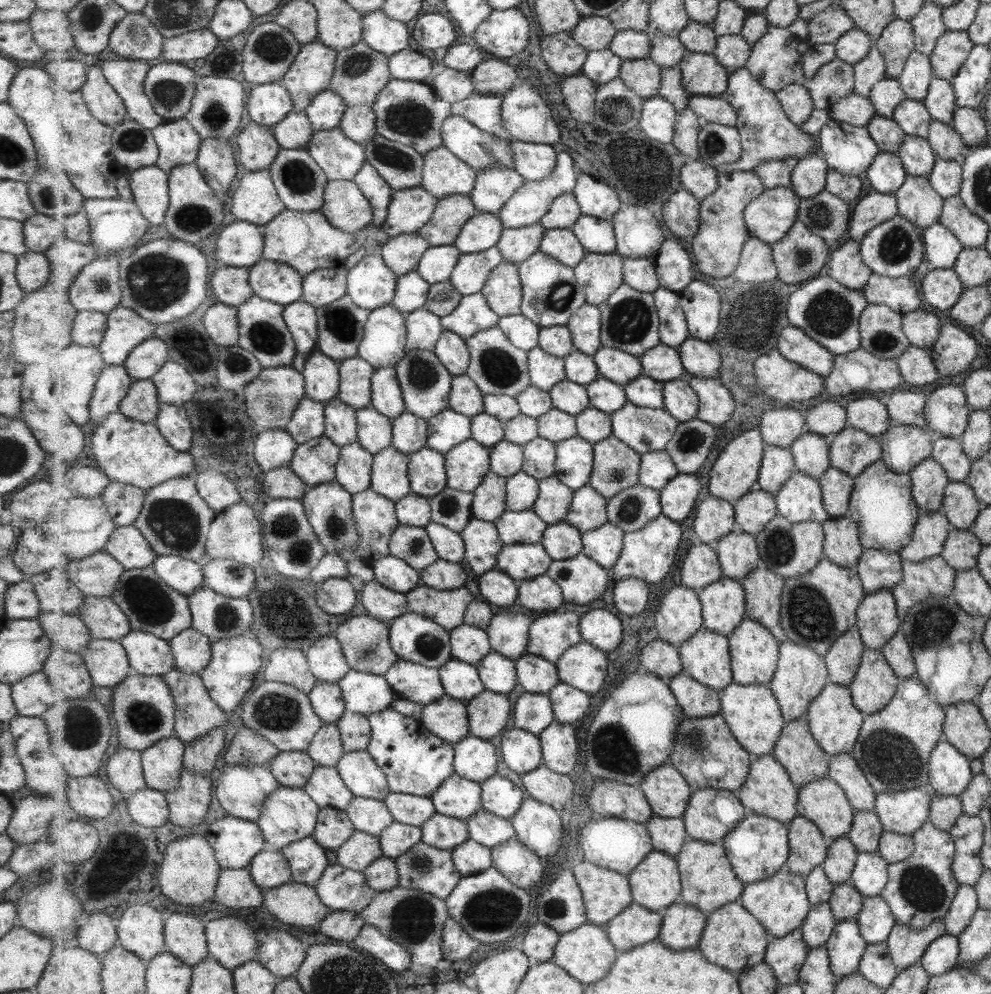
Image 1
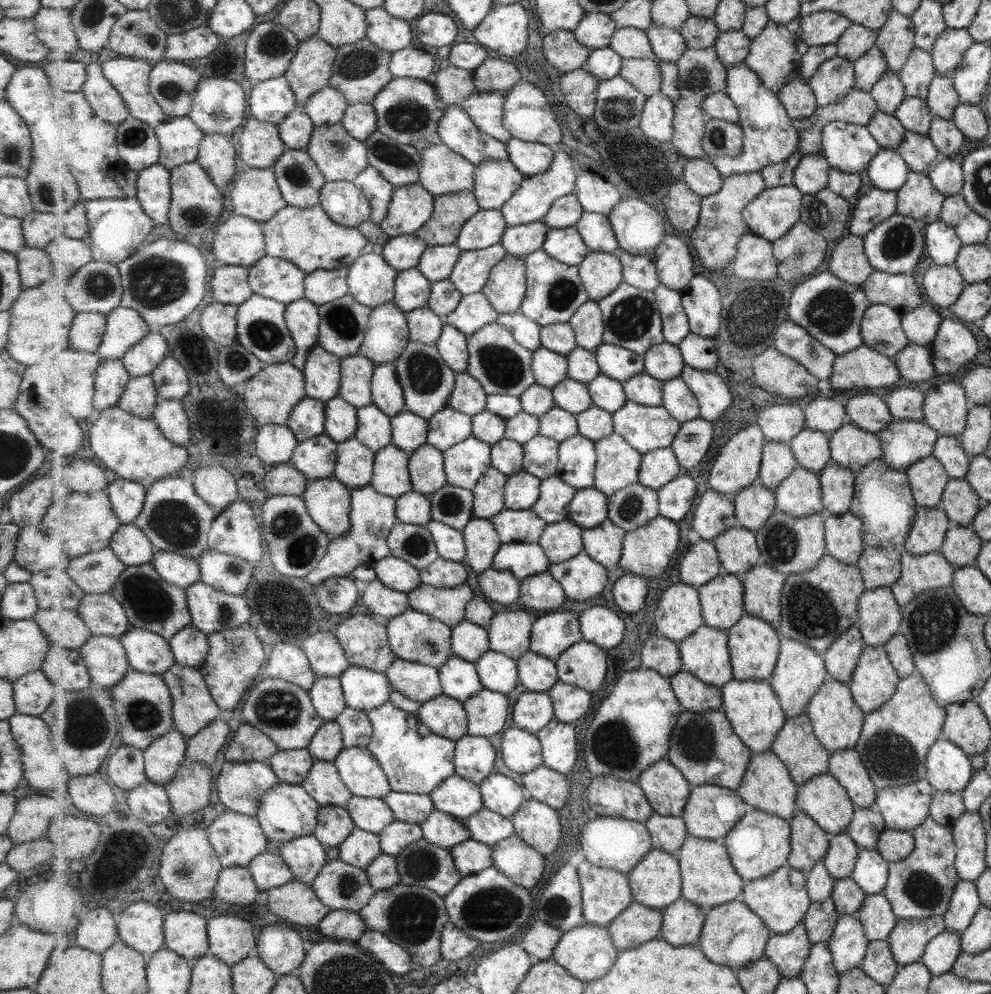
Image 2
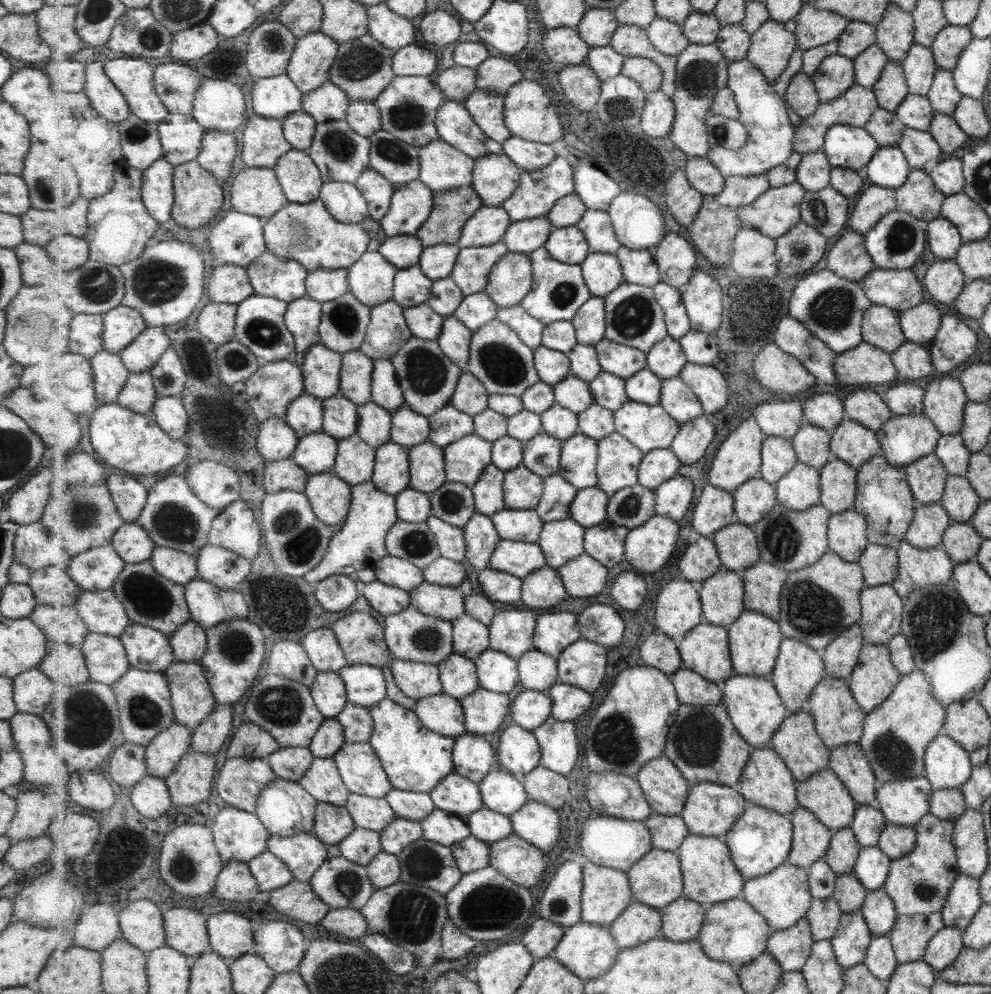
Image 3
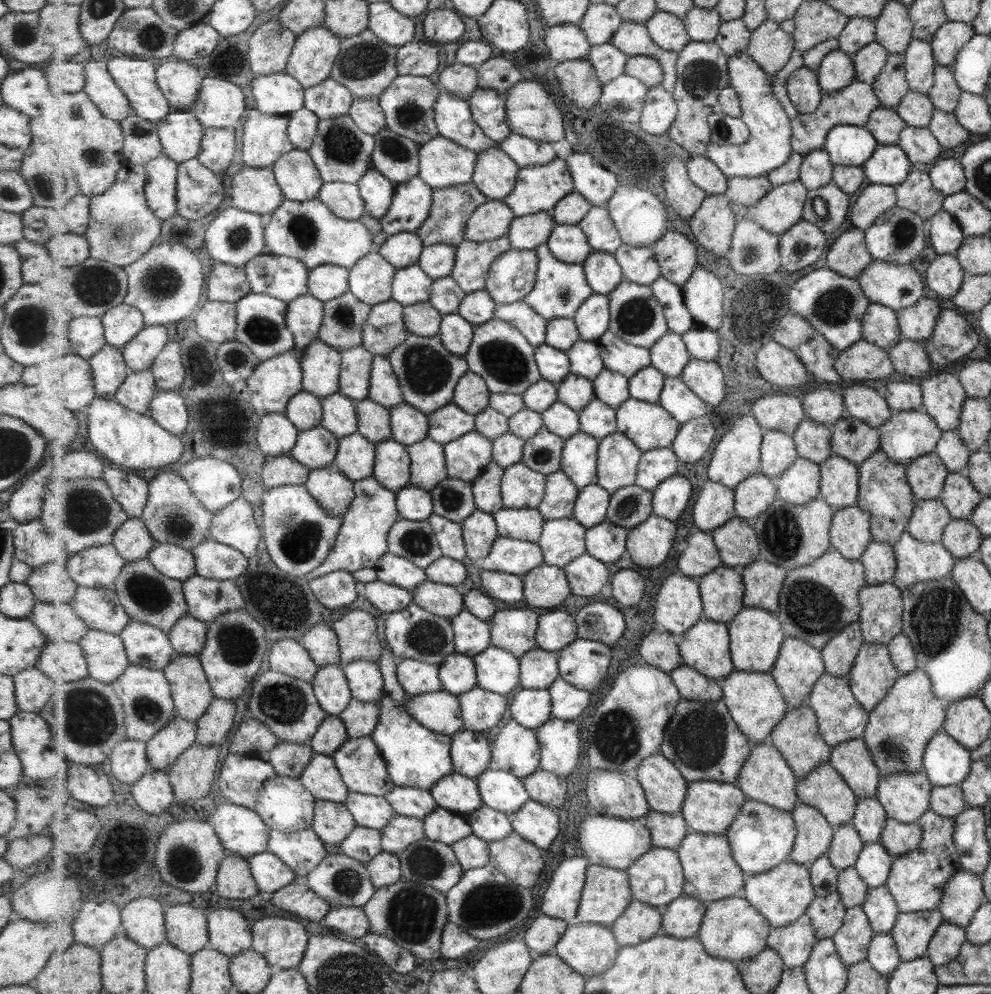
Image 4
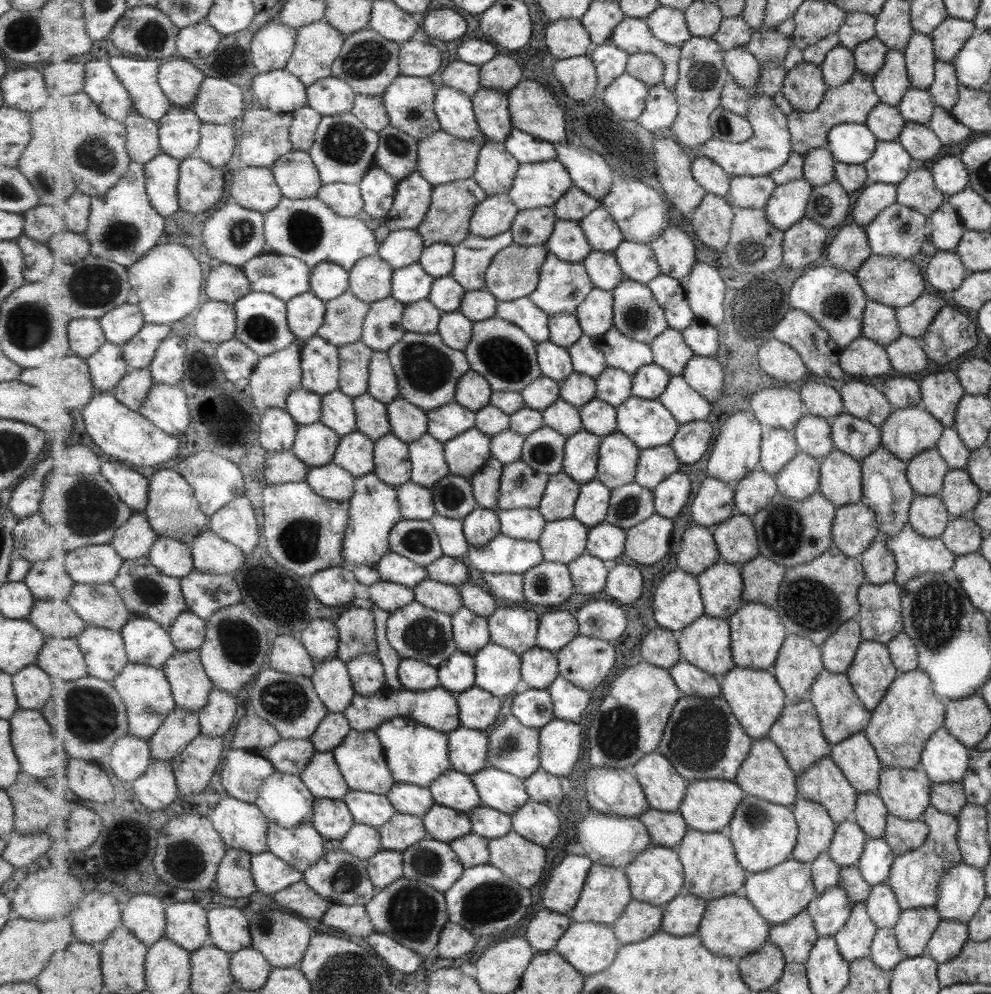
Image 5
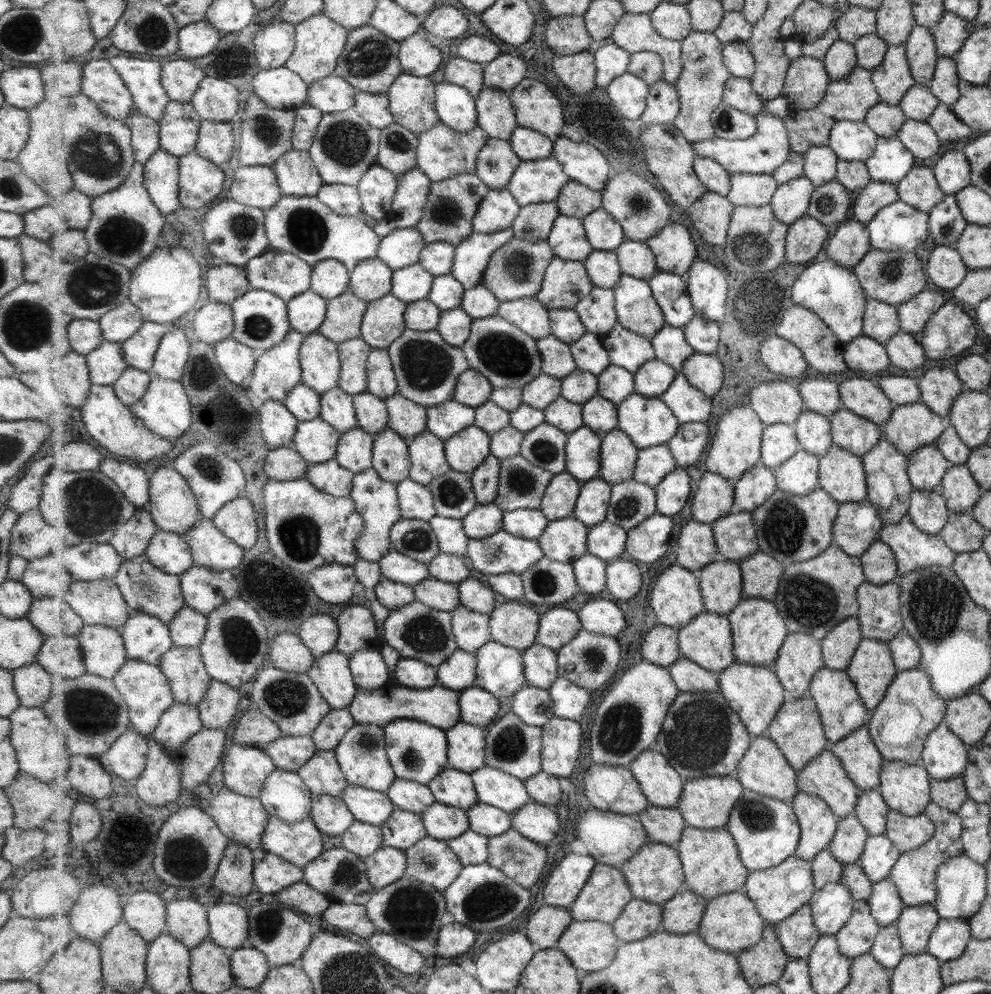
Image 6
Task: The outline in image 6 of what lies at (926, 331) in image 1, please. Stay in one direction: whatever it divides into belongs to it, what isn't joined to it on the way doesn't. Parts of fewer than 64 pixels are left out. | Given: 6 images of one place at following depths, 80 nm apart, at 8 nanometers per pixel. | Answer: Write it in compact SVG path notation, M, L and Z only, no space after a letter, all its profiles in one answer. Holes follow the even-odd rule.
M926 287L909 298L907 302L896 305L900 330L916 336L922 331L927 319L944 303L940 290Z

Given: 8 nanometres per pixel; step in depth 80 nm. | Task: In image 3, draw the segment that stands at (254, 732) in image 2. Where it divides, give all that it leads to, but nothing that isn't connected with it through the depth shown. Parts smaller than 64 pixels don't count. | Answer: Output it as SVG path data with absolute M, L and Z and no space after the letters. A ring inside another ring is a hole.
M244 719L230 740L226 754L227 758L267 759L280 747L280 743L268 730Z

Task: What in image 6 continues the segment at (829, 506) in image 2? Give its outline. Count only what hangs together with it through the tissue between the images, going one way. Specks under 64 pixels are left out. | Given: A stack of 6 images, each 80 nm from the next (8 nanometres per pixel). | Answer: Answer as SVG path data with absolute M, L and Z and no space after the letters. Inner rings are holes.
M834 444L820 460L820 488L840 503L865 502L867 480L862 458Z

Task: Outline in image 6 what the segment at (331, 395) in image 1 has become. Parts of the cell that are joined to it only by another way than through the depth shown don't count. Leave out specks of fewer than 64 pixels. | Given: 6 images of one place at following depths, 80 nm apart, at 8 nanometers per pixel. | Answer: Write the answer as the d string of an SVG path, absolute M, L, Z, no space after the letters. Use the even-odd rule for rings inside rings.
M324 334L306 335L300 350L302 382L317 393L327 393L339 387L341 378L340 347Z

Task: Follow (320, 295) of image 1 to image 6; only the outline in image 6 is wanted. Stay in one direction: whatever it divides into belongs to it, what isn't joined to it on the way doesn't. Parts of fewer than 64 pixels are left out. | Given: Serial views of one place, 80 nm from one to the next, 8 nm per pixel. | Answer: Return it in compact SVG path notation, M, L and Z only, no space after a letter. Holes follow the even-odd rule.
M329 258L313 267L312 289L328 300L340 297L350 288L350 270L338 260Z

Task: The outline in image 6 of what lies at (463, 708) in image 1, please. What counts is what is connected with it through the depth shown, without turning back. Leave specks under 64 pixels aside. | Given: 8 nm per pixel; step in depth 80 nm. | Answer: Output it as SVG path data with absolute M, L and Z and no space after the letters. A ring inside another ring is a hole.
M393 684L384 685L381 689L373 691L360 689L348 709L356 719L356 724L376 724L383 727L399 717L417 719L448 731L462 720L460 692L447 689L440 684L429 689L413 689L404 685L395 687Z

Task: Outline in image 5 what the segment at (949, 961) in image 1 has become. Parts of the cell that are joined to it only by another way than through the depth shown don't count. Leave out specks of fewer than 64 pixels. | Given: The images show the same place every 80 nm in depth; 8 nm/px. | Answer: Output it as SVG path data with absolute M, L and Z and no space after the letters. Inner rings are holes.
M941 919L927 942L925 954L937 963L944 963L957 956L967 940L965 924Z

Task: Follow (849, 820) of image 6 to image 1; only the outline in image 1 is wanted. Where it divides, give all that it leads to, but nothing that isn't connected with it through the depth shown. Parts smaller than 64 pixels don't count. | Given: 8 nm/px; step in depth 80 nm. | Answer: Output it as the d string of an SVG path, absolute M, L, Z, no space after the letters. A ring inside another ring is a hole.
M846 836L834 839L830 841L828 851L828 857L822 866L829 879L835 885L849 881L857 856L852 841Z

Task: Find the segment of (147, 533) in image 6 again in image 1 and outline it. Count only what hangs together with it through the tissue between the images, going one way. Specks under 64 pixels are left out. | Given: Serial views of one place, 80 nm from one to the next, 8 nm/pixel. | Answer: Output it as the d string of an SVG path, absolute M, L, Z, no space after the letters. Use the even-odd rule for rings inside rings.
M134 524L118 527L104 550L121 562L126 570L152 566L158 557L141 530Z

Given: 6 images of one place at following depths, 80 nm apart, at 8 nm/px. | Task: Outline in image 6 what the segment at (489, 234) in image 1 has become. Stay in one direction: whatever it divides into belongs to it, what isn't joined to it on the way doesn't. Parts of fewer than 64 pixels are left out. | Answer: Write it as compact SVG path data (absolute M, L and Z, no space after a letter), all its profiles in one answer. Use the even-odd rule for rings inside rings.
M508 188L490 190L473 219L474 232L487 234L511 228L521 209Z

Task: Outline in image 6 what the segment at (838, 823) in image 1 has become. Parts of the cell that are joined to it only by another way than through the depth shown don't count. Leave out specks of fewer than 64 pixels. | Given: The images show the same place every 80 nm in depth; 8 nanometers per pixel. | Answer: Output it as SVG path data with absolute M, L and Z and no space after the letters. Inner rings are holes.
M829 740L829 748L798 773L800 792L817 794L828 802L832 811L844 819L853 813L860 789L846 776L844 763L832 751L835 742Z

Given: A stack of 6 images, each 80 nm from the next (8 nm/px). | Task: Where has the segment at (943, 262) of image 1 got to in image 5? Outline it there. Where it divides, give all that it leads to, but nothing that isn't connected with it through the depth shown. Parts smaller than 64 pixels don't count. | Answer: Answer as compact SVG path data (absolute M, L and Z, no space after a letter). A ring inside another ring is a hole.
M944 199L928 217L933 246L936 250L953 251L965 229L955 209Z

